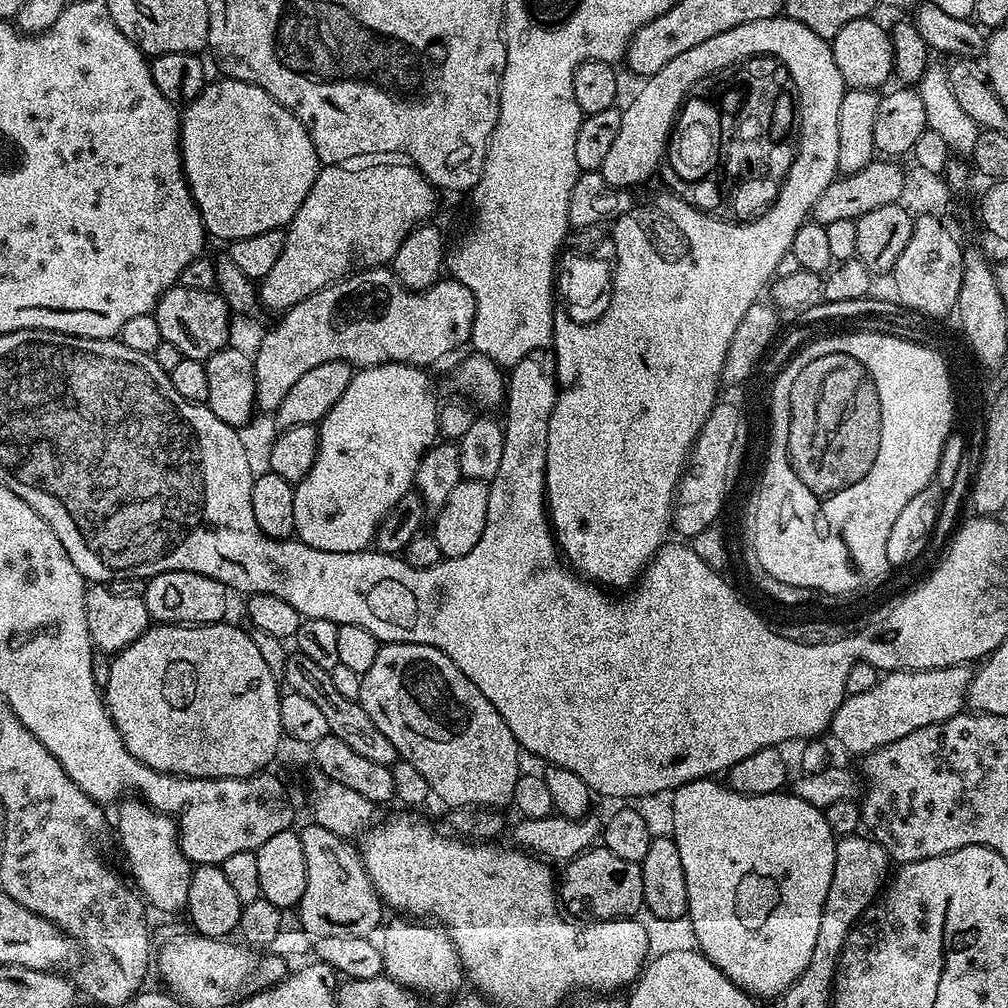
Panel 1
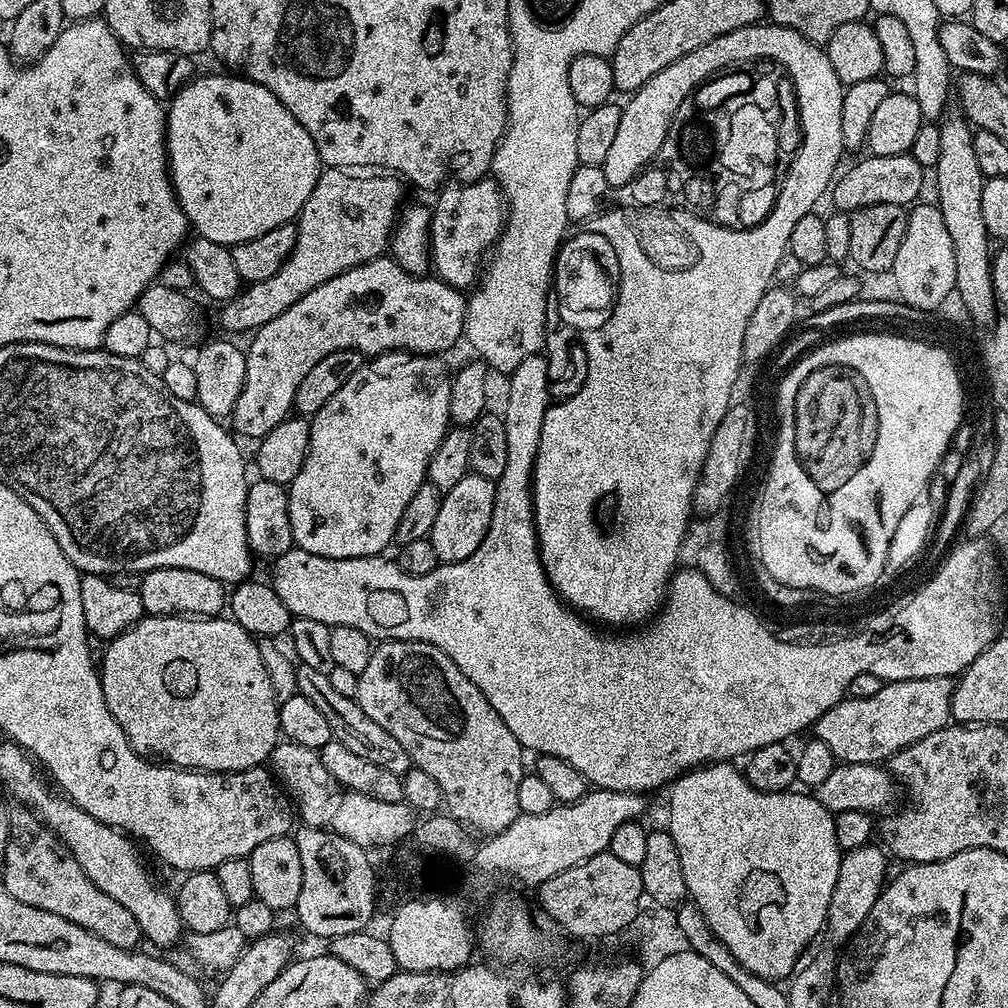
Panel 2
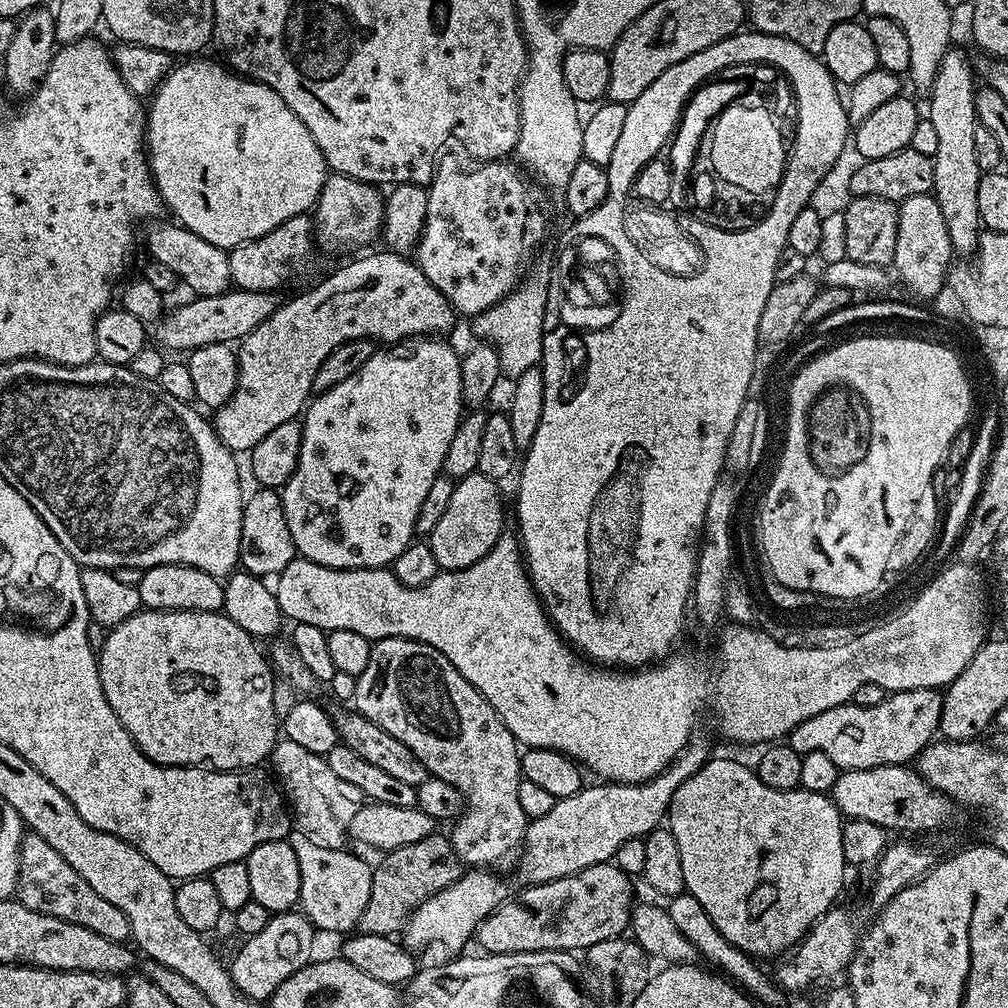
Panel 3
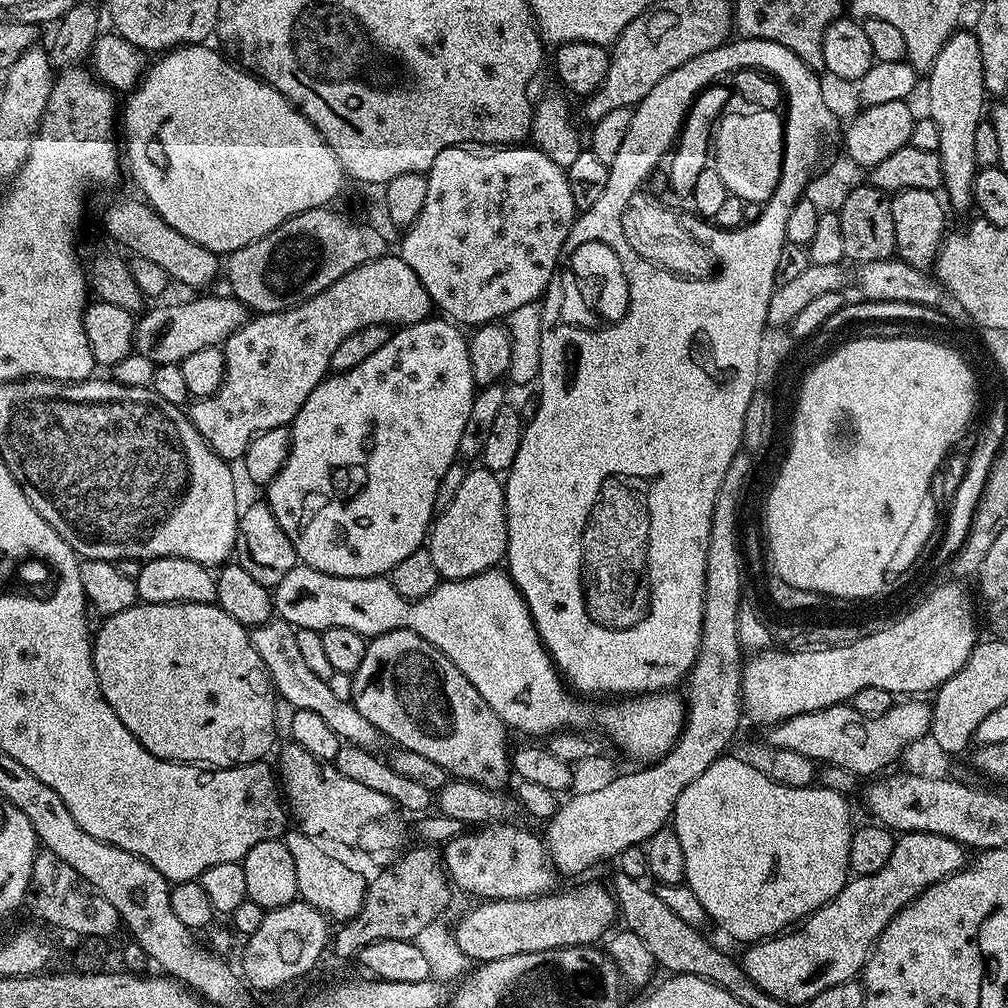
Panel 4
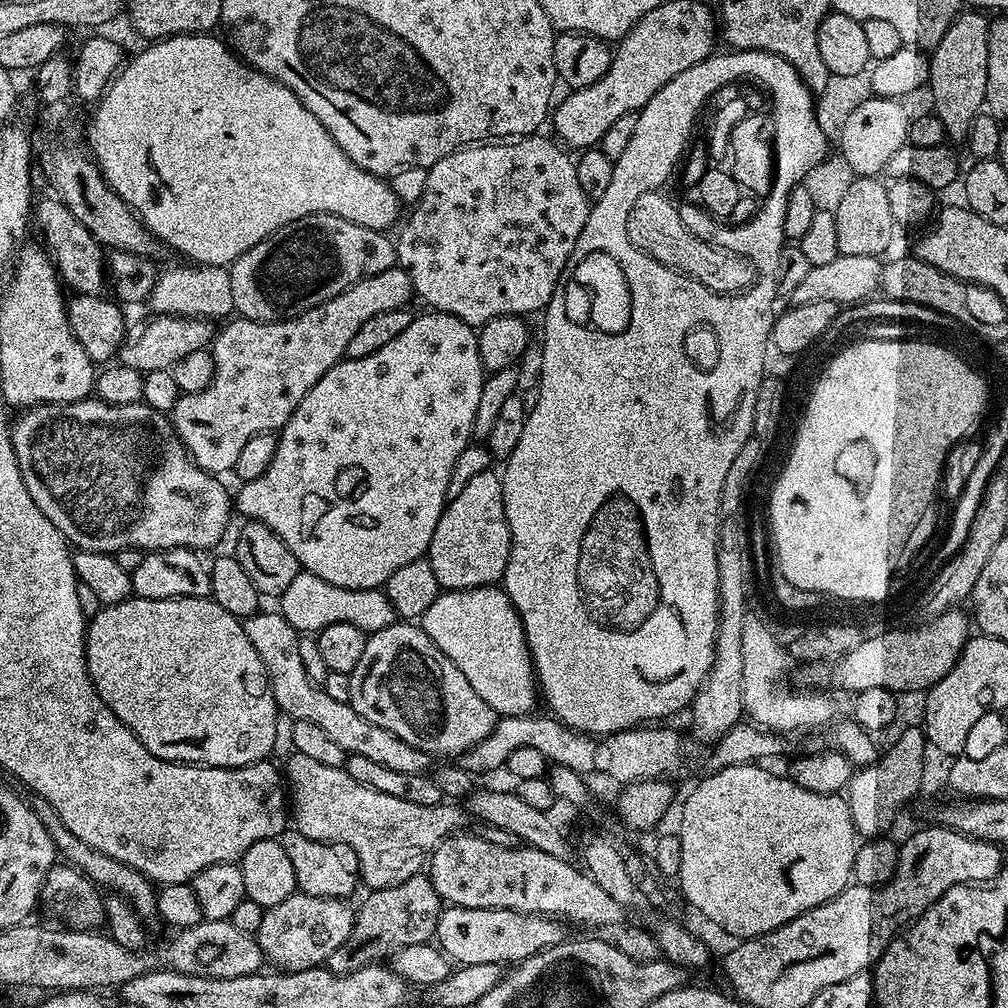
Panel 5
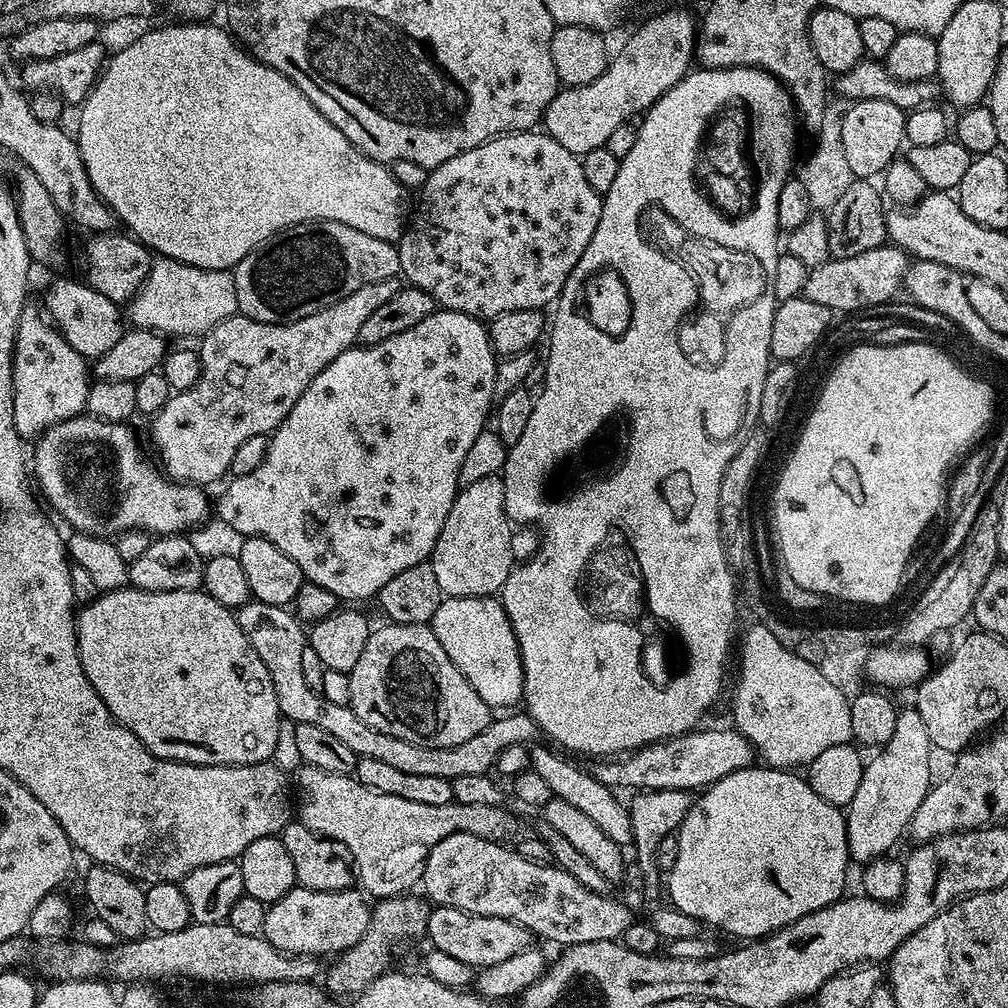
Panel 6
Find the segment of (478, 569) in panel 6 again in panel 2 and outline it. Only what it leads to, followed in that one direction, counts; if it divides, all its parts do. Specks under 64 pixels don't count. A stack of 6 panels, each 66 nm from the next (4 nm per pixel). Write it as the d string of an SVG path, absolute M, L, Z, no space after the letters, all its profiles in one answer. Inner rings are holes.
M469 471L454 486L450 486L441 495L438 506L438 518L434 518L434 526L430 539L434 546L434 554L438 554L441 564L462 562L482 546L482 538L490 530L490 518L494 514L494 494L496 482L490 478L482 478L478 473Z

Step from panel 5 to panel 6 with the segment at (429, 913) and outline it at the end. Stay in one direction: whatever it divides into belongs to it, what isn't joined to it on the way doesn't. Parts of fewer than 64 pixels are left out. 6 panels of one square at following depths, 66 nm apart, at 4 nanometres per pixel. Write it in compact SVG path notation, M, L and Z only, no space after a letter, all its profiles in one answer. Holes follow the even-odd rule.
M403 894L381 899L371 909L372 920L368 924L366 934L362 934L362 938L358 938L358 942L354 942L354 946L339 953L335 957L336 964L330 965L329 968L327 965L322 984L333 997L351 998L359 994L371 980L378 978L383 972L389 971L391 964L388 963L392 960L392 948L398 947L403 940L416 940L427 933L429 901L419 895L417 895L418 897L414 895Z

